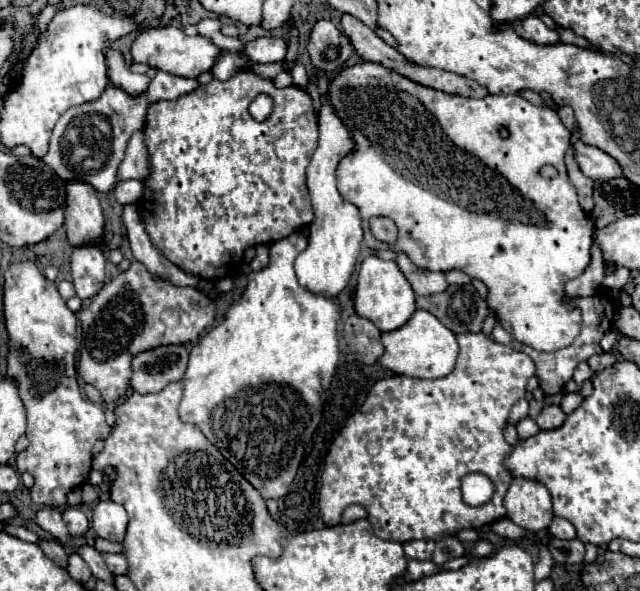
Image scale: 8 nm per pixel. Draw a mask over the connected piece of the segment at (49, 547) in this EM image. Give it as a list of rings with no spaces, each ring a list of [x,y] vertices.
[[[41,541],[41,545],[39,545],[41,549],[43,549],[43,553],[57,565],[57,567],[63,567],[63,569],[67,569],[67,553],[65,553],[65,549],[59,545],[59,543],[55,543],[55,541]]]

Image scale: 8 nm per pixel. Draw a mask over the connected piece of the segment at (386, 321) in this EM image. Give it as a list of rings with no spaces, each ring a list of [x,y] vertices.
[[[371,255],[363,261],[357,277],[355,311],[373,321],[381,331],[395,331],[407,323],[415,311],[415,293],[395,261],[383,261],[377,255]]]

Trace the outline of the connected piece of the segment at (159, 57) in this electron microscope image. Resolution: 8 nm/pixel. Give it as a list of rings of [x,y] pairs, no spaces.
[[[173,25],[143,31],[131,45],[131,57],[135,63],[147,63],[151,67],[157,67],[159,71],[179,75],[179,77],[199,77],[201,73],[211,71],[211,67],[215,65],[221,53],[223,49],[219,49],[211,39],[203,35],[189,37],[183,33],[183,29]]]

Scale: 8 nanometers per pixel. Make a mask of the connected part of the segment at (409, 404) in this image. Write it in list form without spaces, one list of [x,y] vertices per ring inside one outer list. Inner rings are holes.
[[[483,333],[457,335],[457,343],[459,357],[449,375],[433,381],[405,375],[379,379],[367,393],[363,405],[347,419],[329,447],[321,475],[319,507],[327,527],[339,525],[343,509],[353,503],[365,507],[377,537],[397,543],[413,539],[441,541],[463,529],[491,525],[505,517],[503,497],[513,479],[505,467],[505,457],[513,451],[513,445],[503,439],[503,429],[511,407],[527,393],[525,387],[529,377],[535,375],[535,363],[527,353],[495,343]],[[467,473],[483,473],[493,481],[495,493],[487,503],[471,507],[463,501],[461,479]]]

